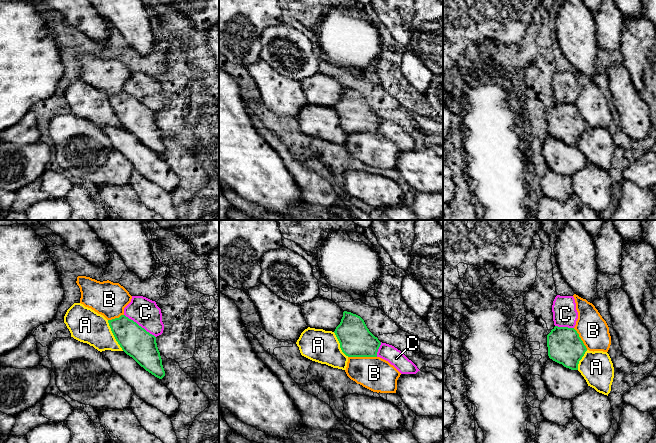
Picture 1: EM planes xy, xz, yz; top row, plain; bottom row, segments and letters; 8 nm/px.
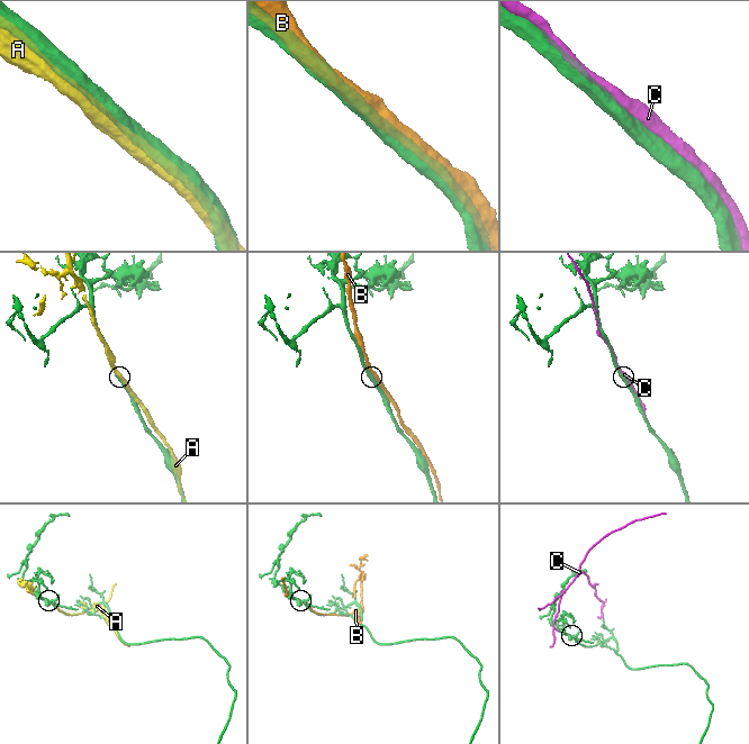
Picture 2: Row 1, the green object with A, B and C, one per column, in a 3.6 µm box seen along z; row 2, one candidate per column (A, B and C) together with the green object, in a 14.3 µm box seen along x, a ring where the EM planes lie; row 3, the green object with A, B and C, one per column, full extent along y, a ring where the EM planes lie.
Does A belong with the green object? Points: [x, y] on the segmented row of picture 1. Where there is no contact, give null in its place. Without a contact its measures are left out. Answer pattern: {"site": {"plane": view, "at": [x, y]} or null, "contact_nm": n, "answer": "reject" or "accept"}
{"site": {"plane": "xy", "at": [113, 334]}, "contact_nm": 280, "answer": "reject"}

